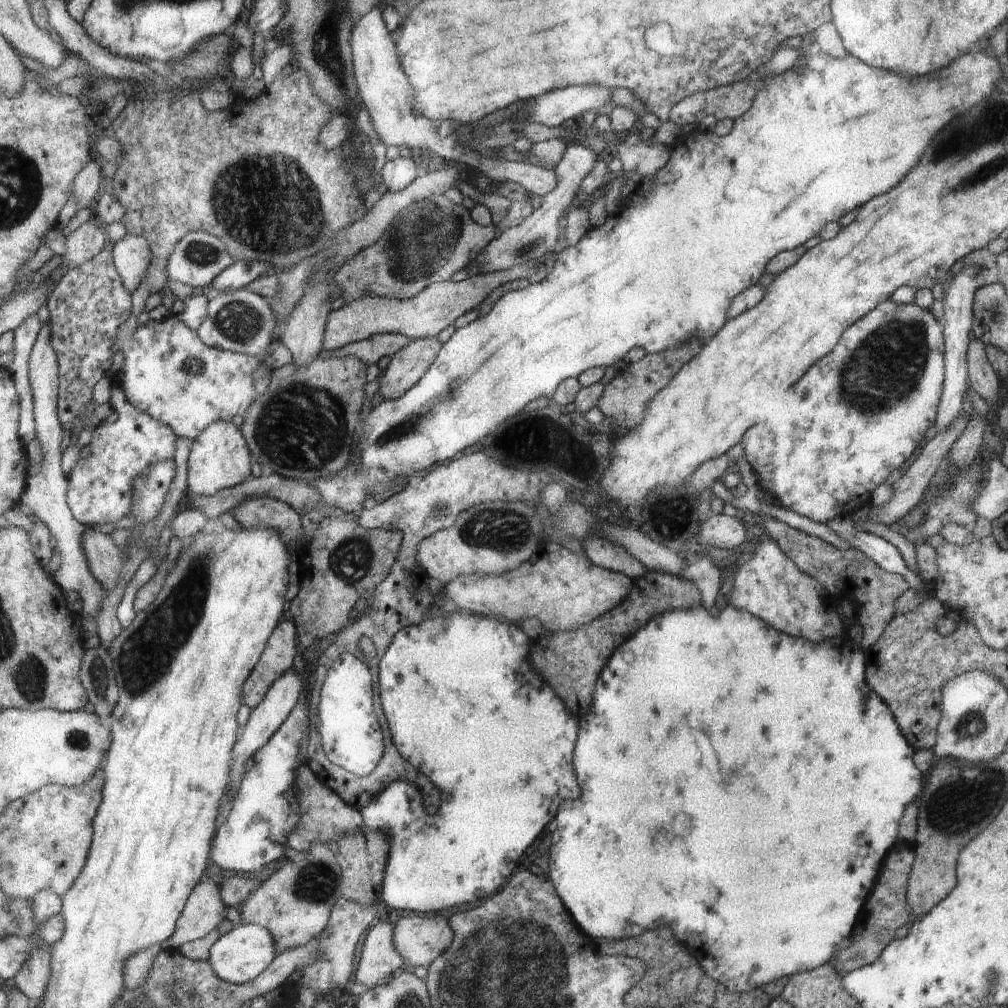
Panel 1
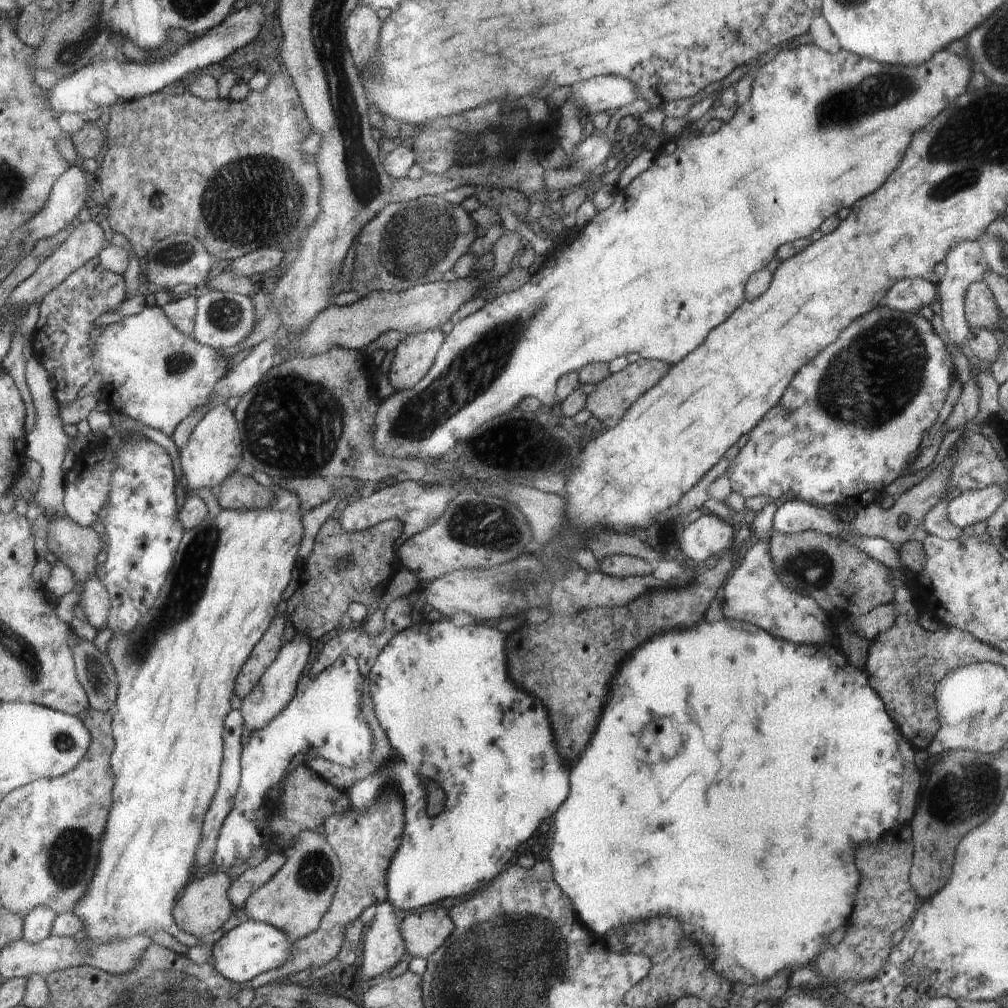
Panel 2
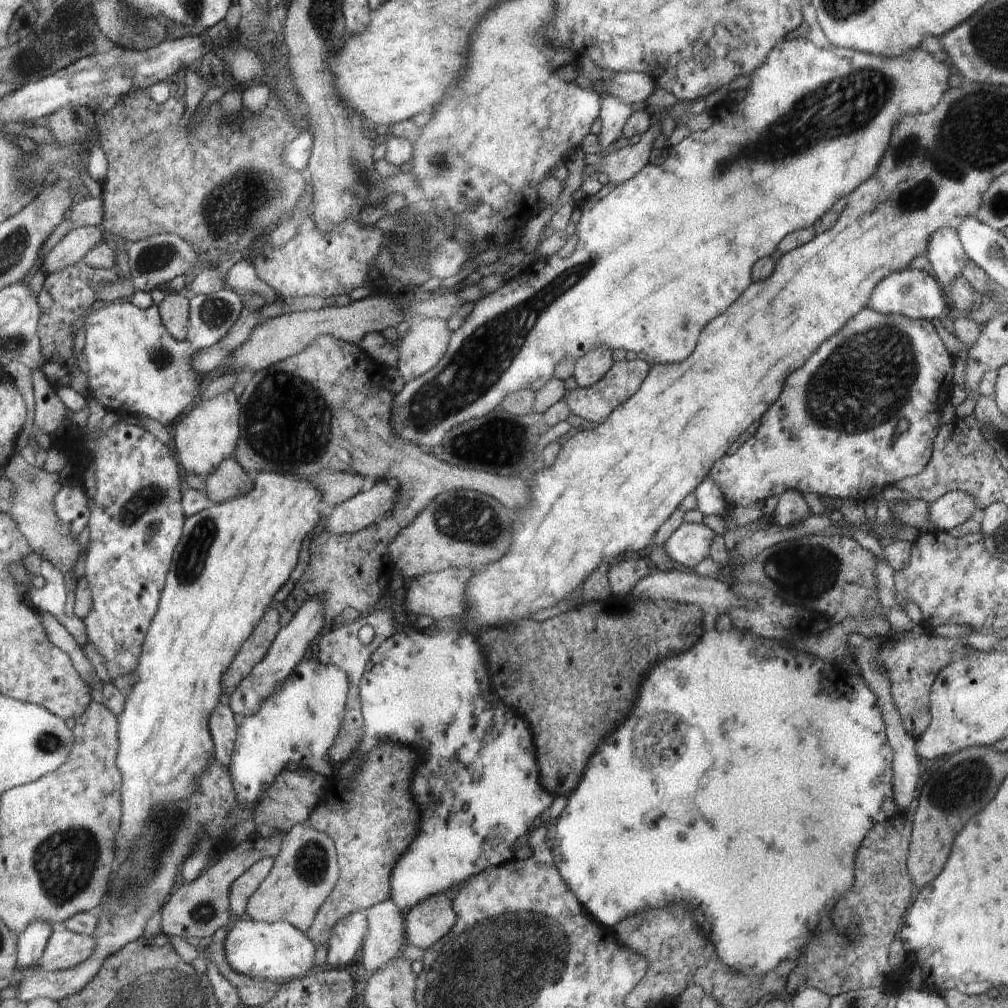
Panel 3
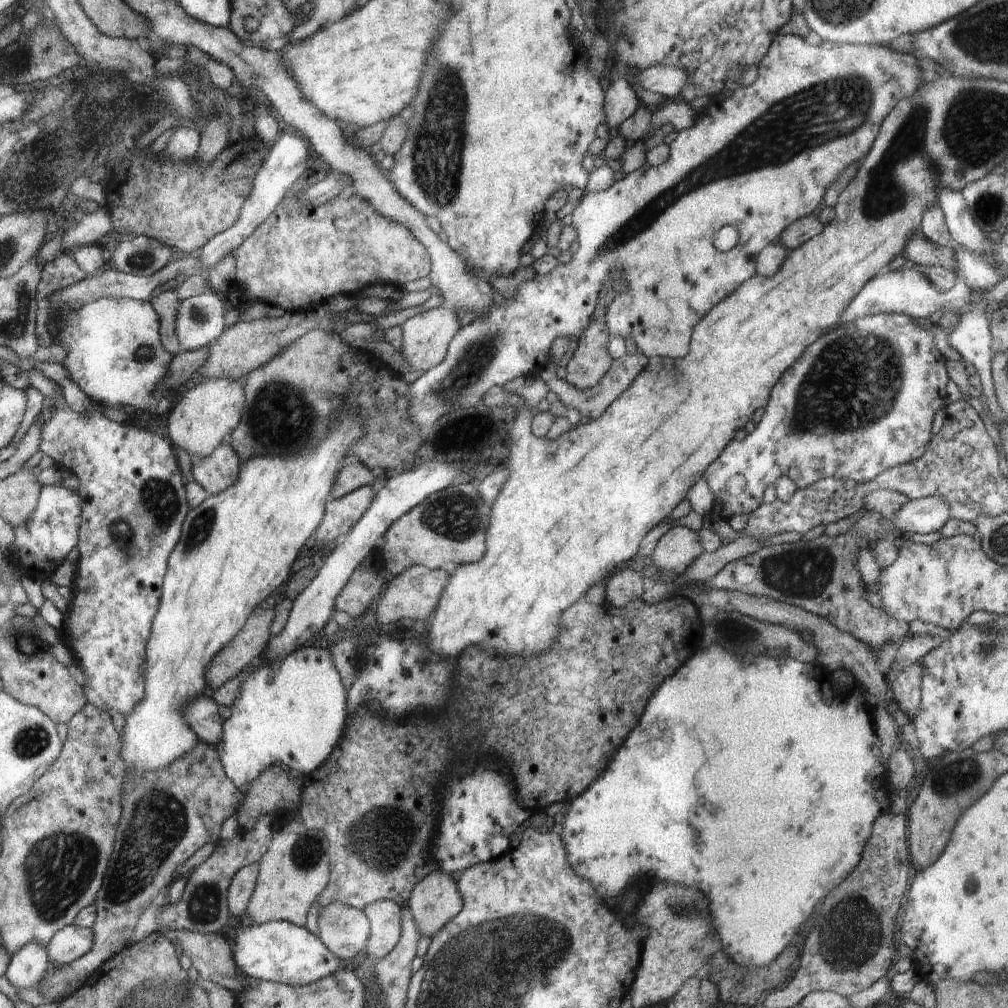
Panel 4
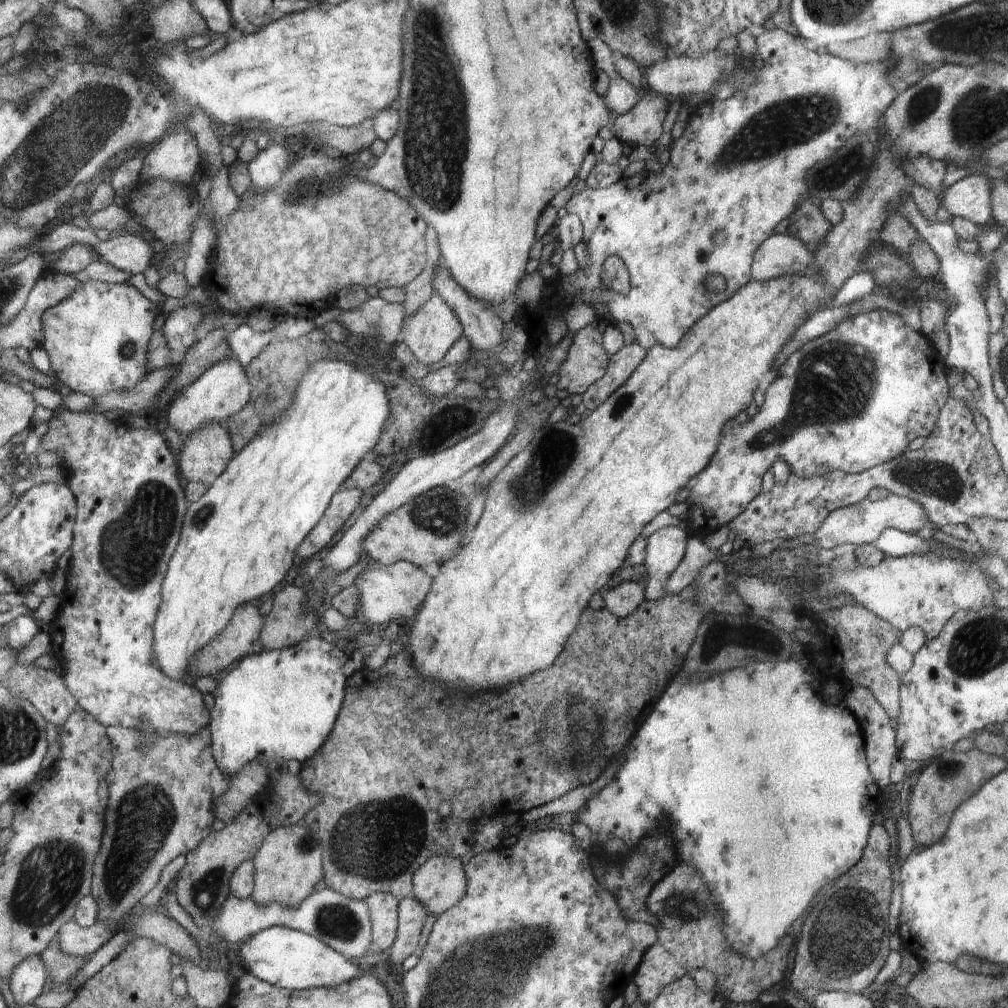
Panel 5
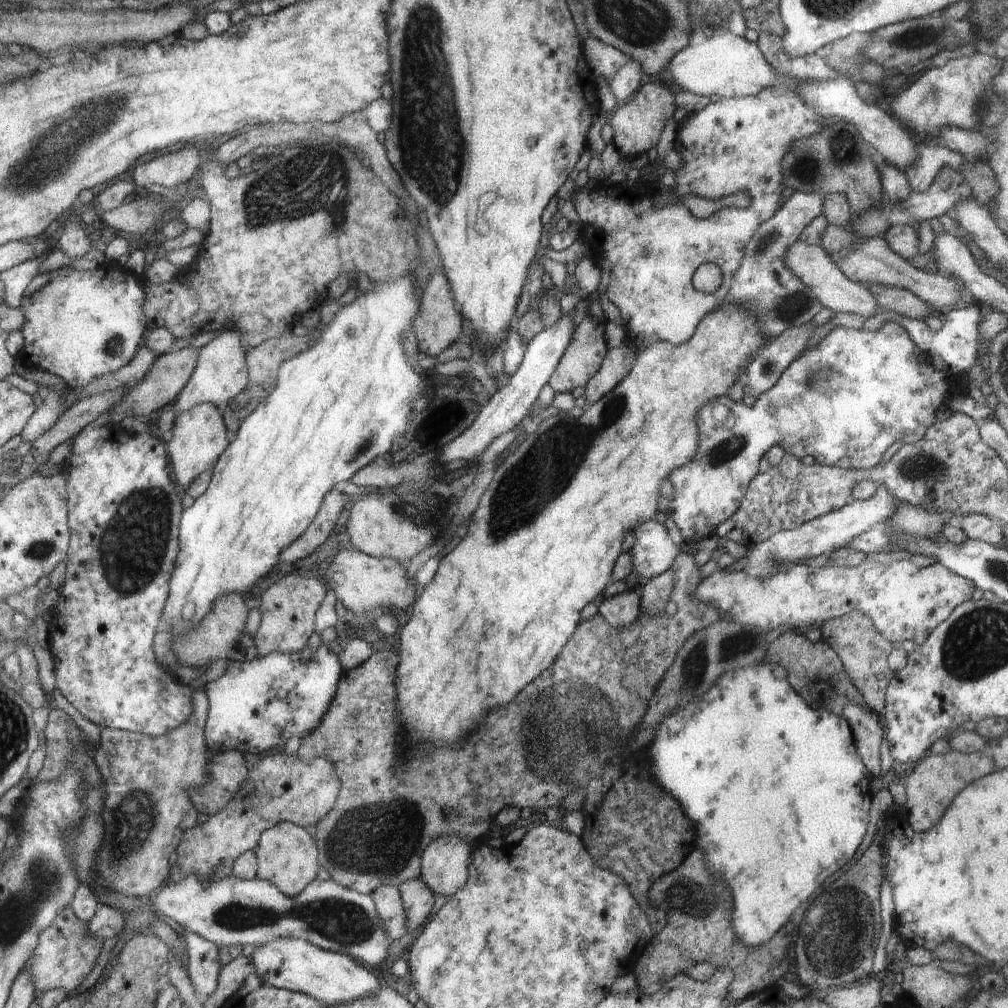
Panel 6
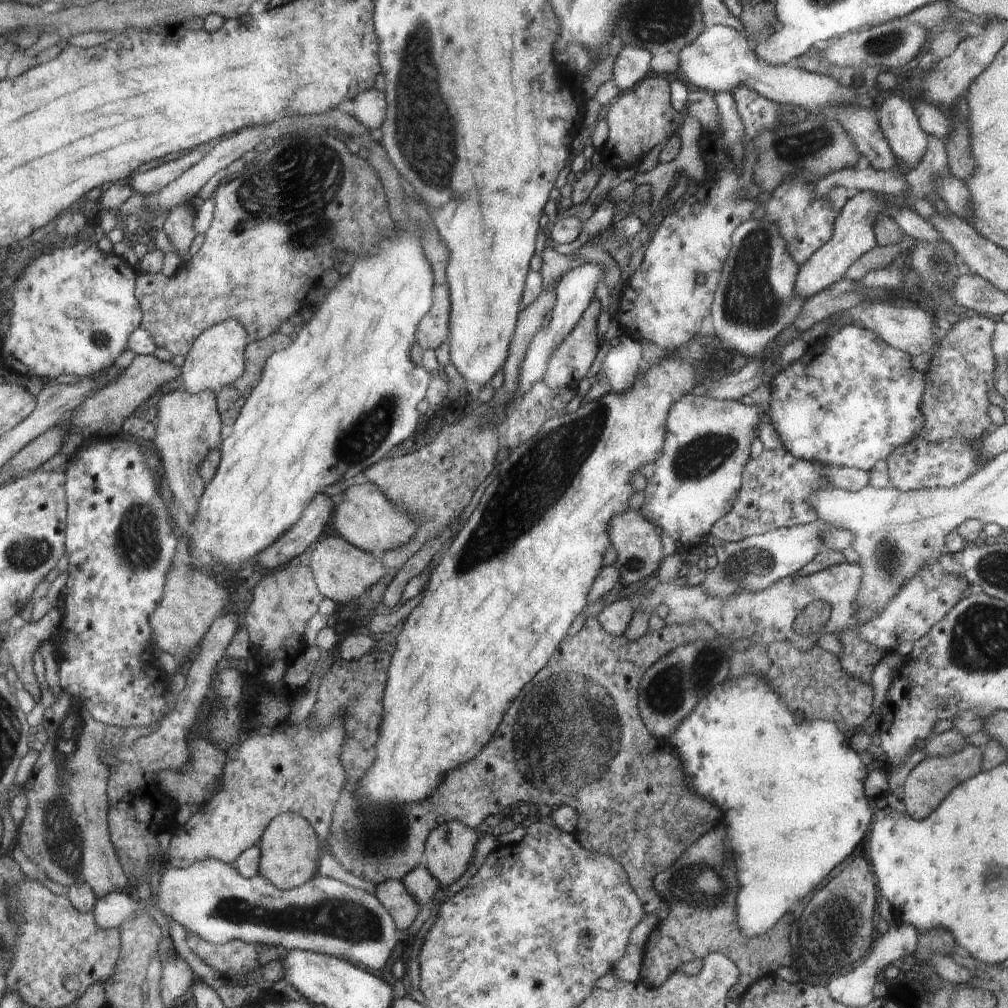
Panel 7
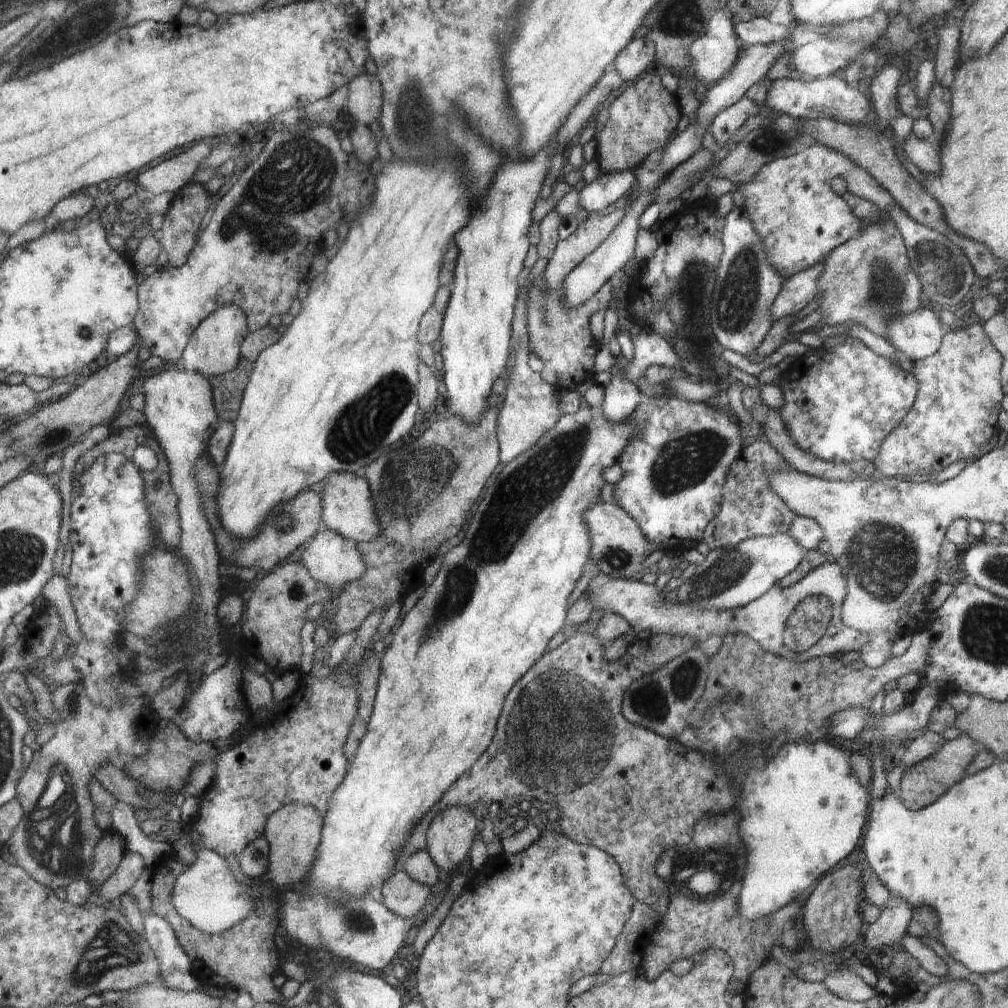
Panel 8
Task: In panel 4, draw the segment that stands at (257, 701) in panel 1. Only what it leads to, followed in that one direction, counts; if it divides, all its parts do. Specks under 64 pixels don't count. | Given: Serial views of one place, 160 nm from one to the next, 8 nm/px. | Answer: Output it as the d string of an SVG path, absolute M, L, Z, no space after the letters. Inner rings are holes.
M266 606L254 608L242 631L225 645L210 662L210 667L206 668L205 679L210 691L216 691L226 680L234 679L236 674L240 675L254 658L266 650L274 620L274 610Z

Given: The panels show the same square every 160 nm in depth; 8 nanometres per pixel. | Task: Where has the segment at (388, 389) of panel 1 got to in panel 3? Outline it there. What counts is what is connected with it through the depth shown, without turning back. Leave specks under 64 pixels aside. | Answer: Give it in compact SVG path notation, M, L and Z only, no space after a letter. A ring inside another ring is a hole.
M430 318L415 320L399 344L398 372L409 382L426 375L446 355L449 348L450 330L446 320Z

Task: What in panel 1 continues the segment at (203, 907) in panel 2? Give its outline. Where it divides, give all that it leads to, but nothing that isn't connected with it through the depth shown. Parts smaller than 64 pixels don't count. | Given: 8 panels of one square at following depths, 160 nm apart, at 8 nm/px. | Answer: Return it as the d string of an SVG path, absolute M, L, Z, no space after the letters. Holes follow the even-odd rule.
M212 880L202 881L188 898L173 935L161 943L162 950L176 950L188 940L198 940L220 926L224 920L221 888Z

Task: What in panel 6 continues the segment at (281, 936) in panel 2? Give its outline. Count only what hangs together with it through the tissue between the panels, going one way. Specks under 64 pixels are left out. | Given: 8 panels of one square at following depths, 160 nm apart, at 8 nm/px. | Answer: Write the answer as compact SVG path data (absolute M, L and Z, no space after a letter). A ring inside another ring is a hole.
M272 937L256 945L249 953L255 966L254 973L266 984L314 997L327 1005L350 1004L371 995L379 985L378 980L350 956L318 948L298 937Z

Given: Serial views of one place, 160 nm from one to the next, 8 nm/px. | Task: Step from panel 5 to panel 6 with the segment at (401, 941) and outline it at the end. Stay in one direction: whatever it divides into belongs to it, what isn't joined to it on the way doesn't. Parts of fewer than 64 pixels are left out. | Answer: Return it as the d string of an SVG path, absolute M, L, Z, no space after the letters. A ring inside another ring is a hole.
M412 879L402 883L401 899L404 901L405 916L408 918L408 927L414 930L416 926L426 924L428 914L434 906L434 896L429 886L422 879Z

